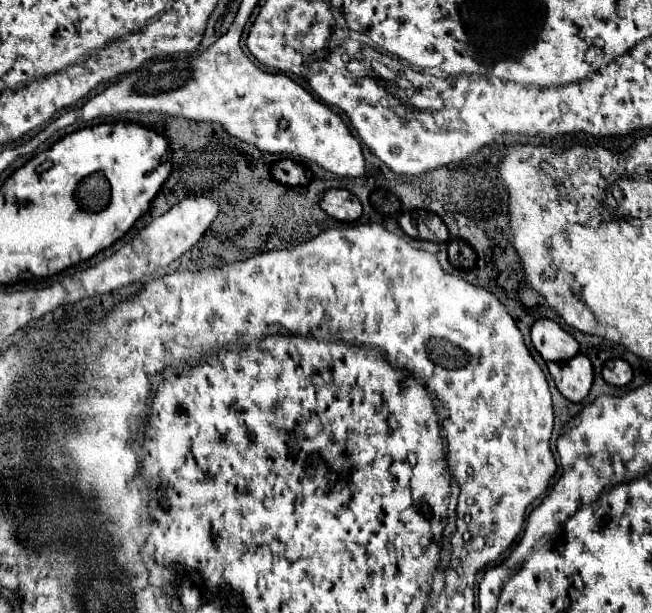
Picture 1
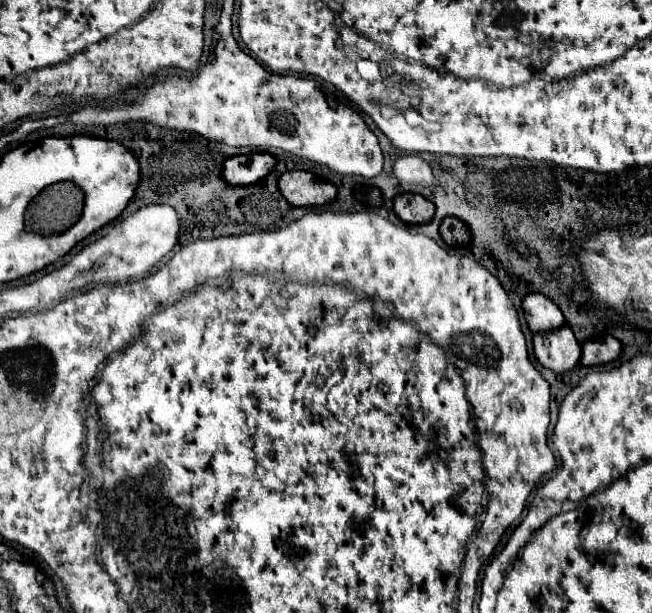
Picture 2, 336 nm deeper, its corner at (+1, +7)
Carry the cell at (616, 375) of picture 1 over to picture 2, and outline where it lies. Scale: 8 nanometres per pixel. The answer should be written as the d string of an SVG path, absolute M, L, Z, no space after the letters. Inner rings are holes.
M605 336L603 342L587 340L583 344L581 364L585 364L585 366L601 366L601 364L617 360L619 356L621 356L621 344L619 344L619 340L615 340L613 336Z

